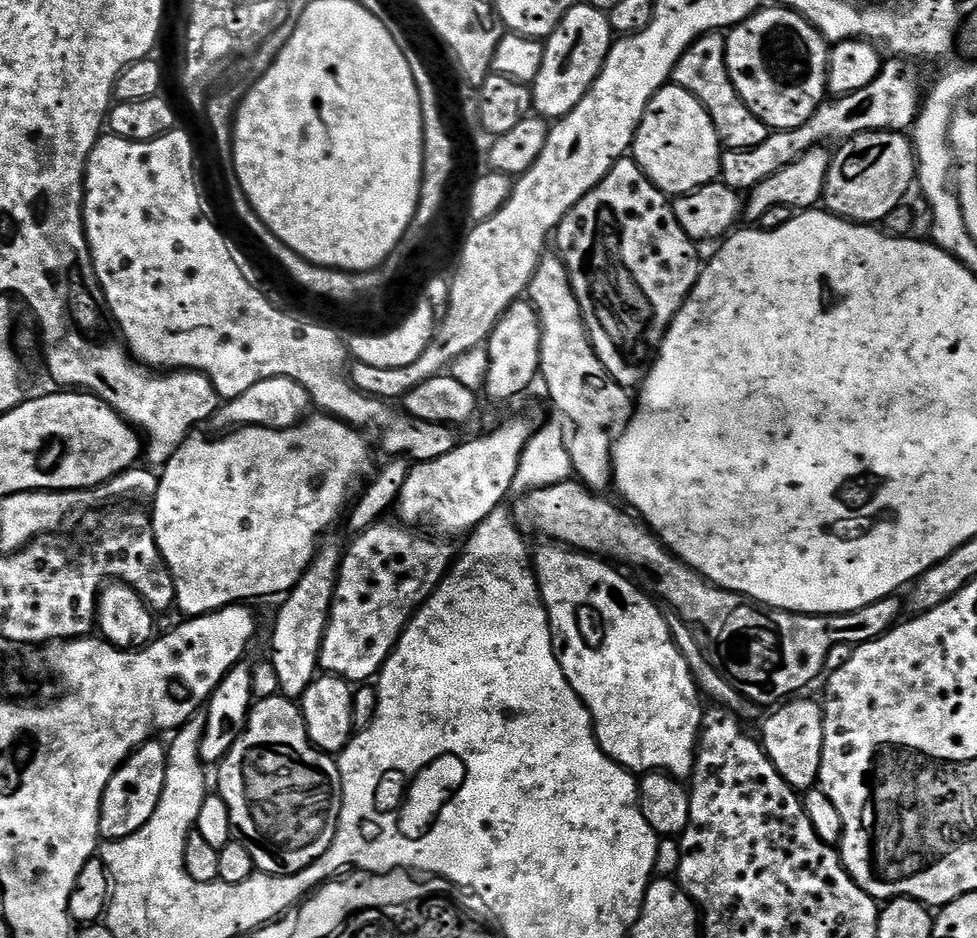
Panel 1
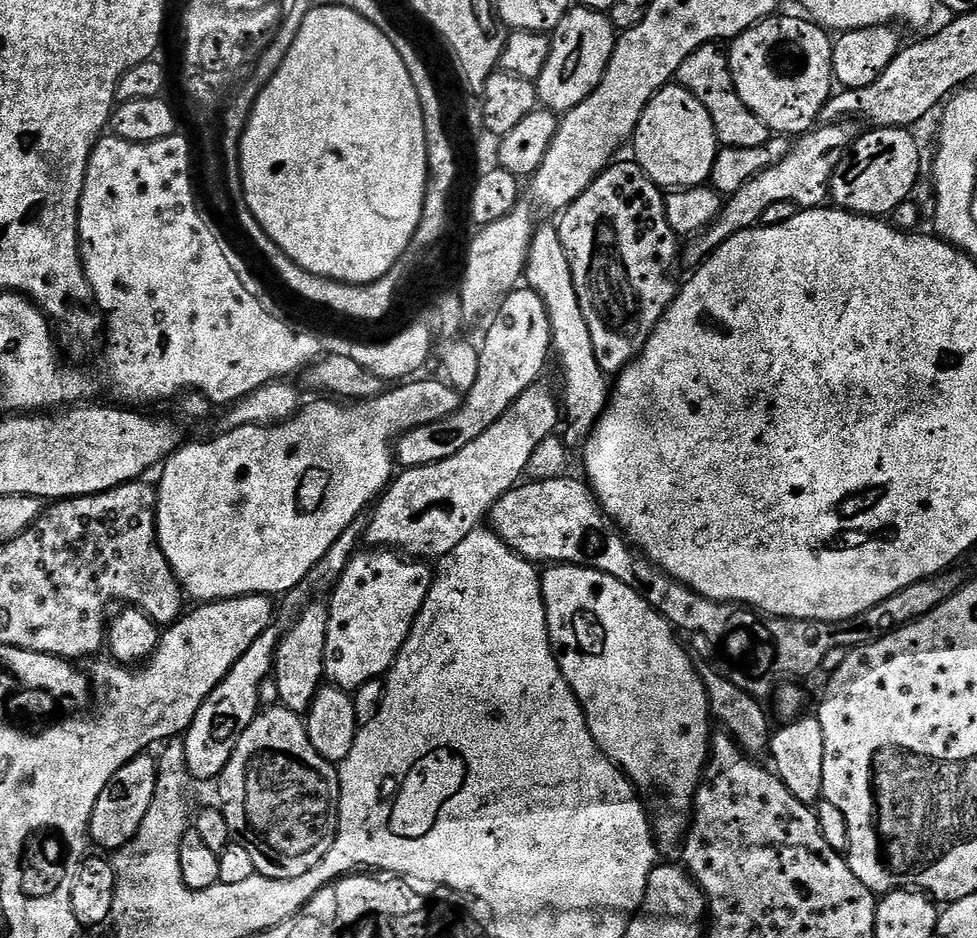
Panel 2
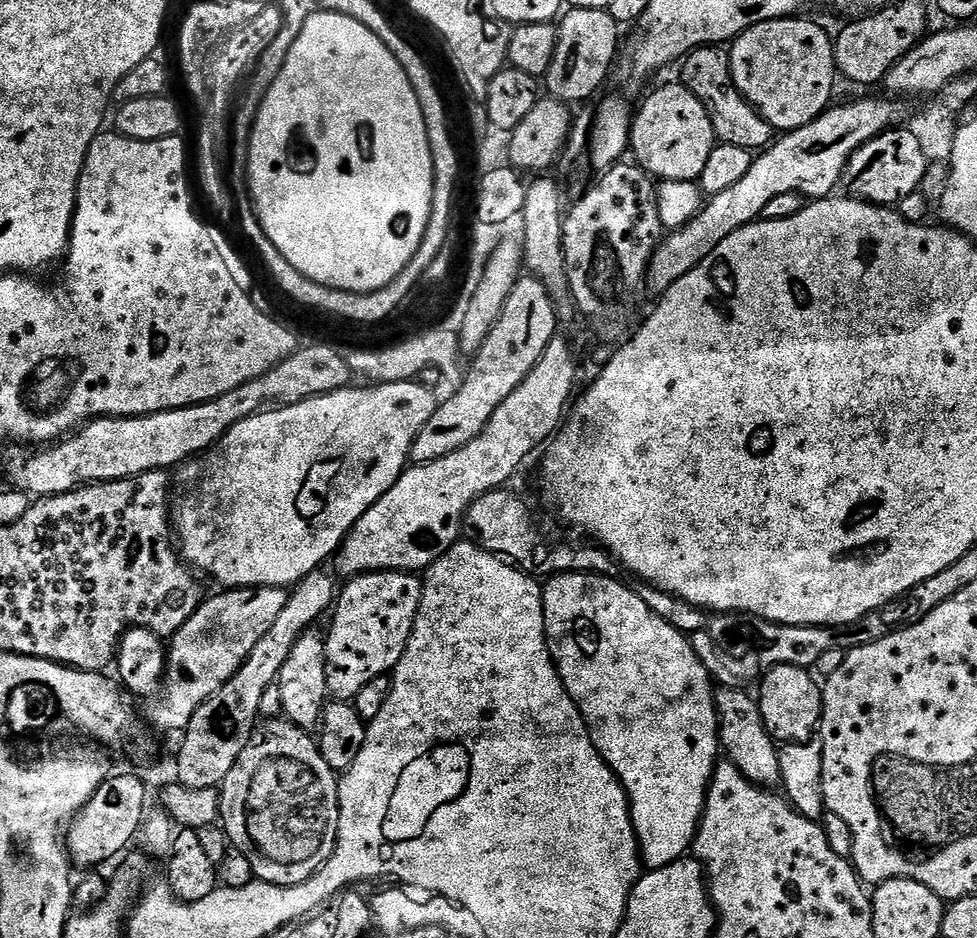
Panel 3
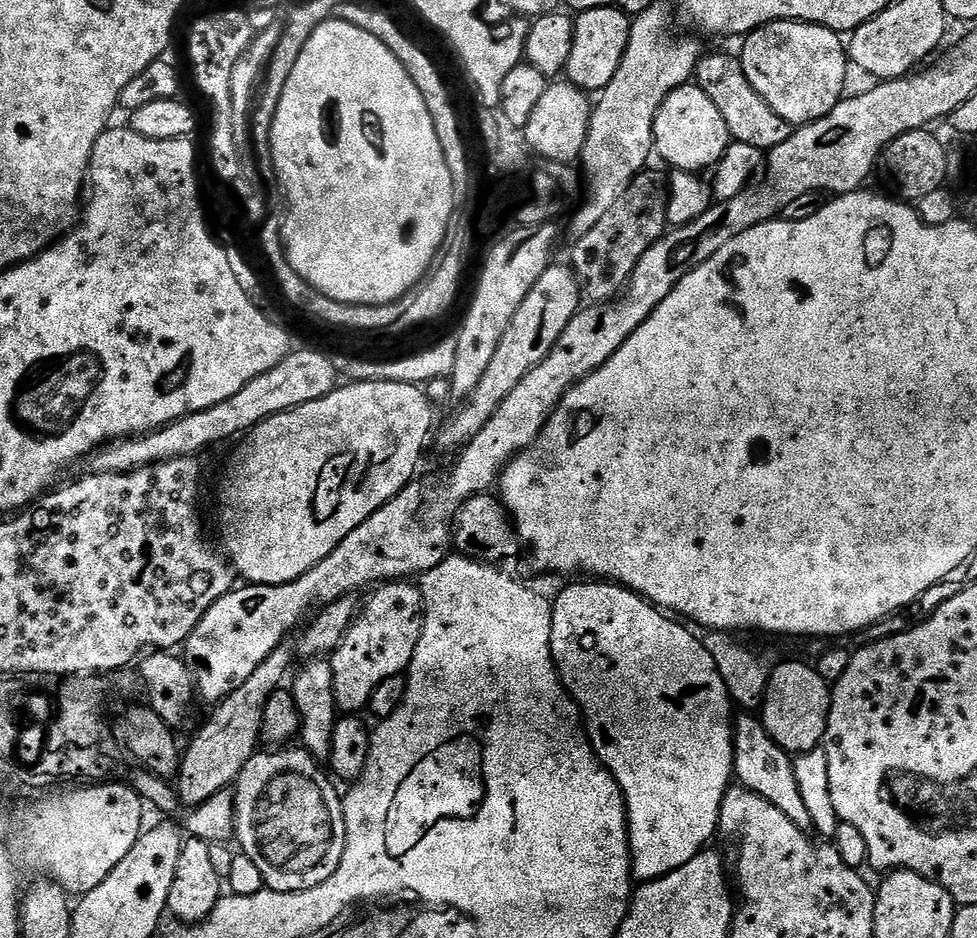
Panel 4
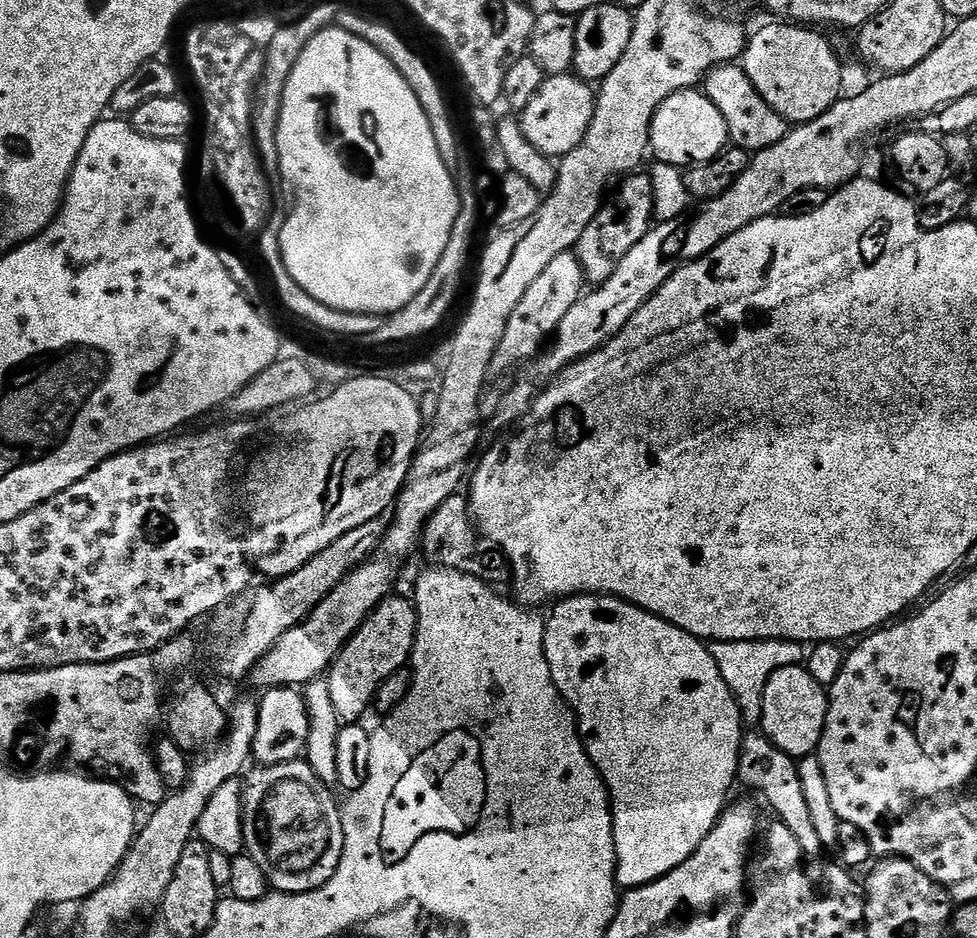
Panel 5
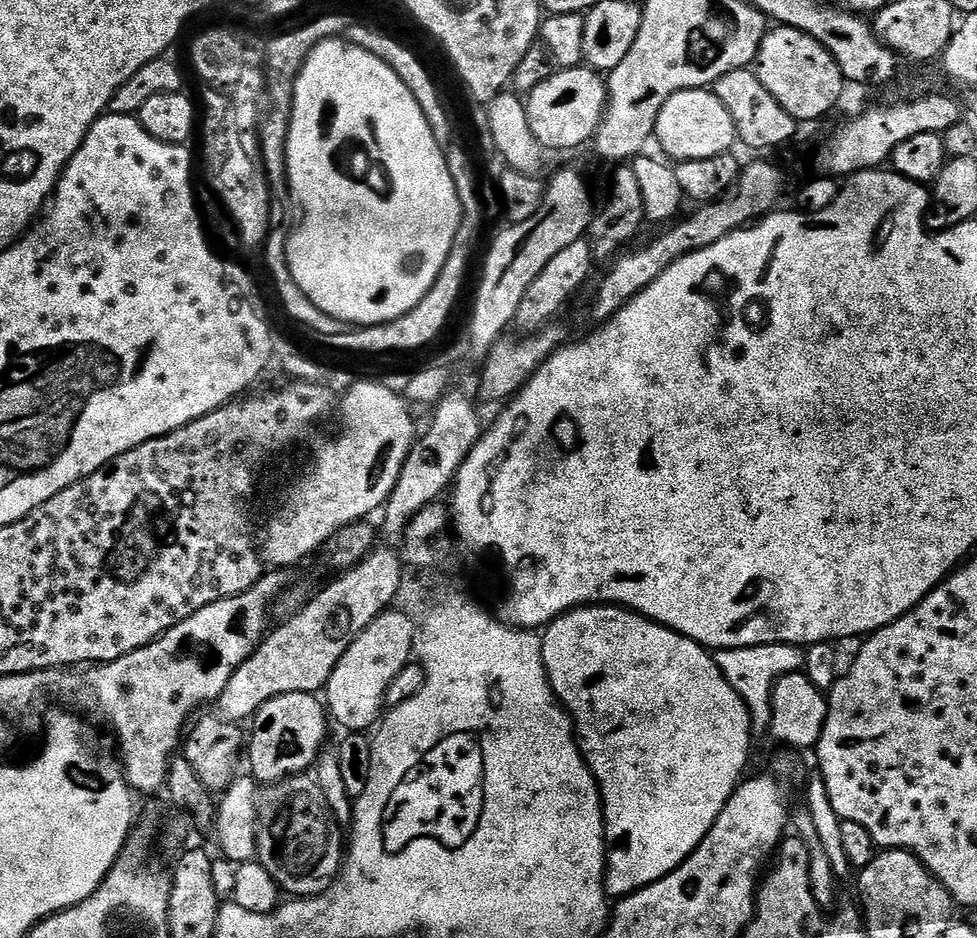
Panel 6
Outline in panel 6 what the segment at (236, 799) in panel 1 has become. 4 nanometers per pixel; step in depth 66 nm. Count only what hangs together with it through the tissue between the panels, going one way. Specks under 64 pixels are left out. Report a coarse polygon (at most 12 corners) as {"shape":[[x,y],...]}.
{"shape":[[311,775],[258,796],[256,855],[285,893],[319,896],[346,836]]}

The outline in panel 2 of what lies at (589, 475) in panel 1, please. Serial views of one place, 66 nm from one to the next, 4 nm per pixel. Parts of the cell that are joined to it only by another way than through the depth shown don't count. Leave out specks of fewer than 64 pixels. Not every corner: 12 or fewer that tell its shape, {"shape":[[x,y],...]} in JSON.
{"shape":[[555,223],[533,231],[522,280],[546,306],[569,438],[592,431],[610,380]]}

